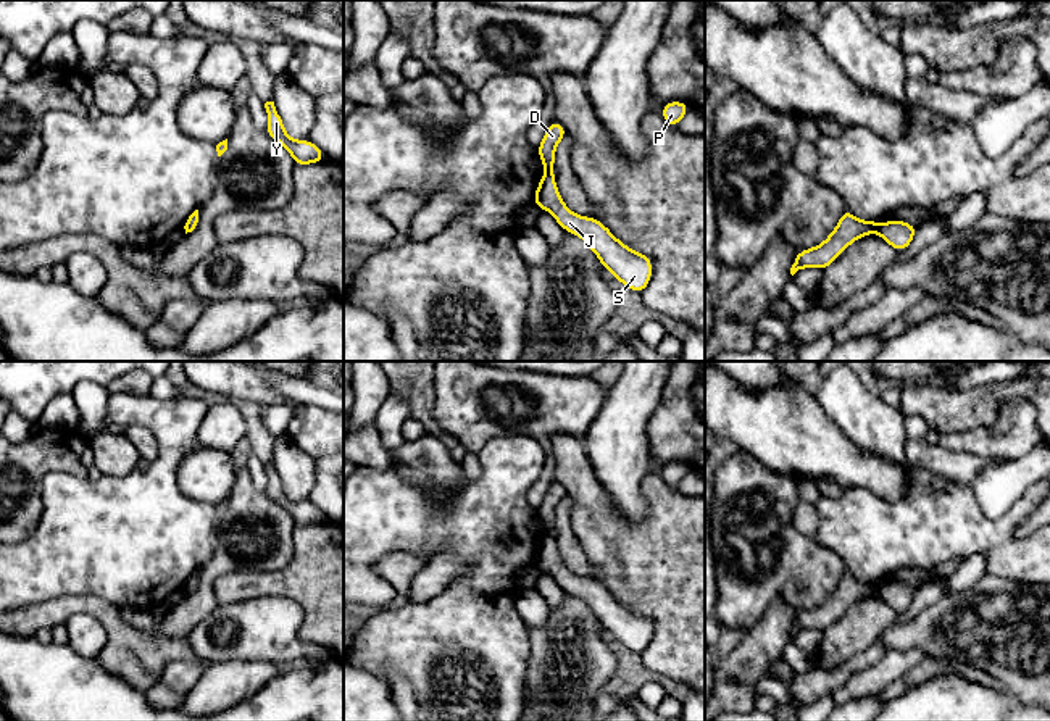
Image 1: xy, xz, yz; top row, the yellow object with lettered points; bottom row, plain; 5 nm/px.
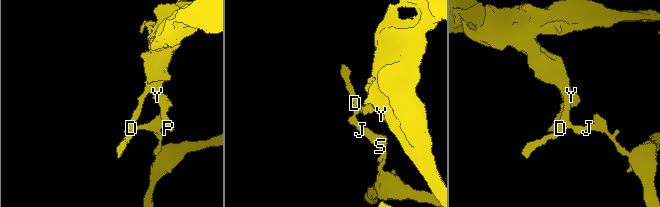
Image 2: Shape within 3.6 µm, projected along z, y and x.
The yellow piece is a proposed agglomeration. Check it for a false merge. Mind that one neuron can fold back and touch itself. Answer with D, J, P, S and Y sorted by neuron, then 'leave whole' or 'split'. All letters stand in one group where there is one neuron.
D P Y / J S | split

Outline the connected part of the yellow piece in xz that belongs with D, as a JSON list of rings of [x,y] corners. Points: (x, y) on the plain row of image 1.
[[[552,482],[548,487],[540,506],[537,508],[537,513],[540,516],[540,523],[547,532],[547,536],[555,536],[555,510],[560,505],[560,502],[566,497],[566,490],[561,484]]]

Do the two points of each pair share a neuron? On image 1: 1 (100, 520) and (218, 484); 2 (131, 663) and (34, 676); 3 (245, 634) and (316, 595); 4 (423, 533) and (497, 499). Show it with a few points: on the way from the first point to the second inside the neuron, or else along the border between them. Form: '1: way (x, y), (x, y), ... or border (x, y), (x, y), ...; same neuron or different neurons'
1: border (186, 455), (176, 484), (215, 507); different neurons
2: border (102, 665), (134, 687); different neurons
3: border (262, 595), (291, 597), (308, 642); different neurons
4: way (441, 526), (470, 525), (479, 516); same neuron

